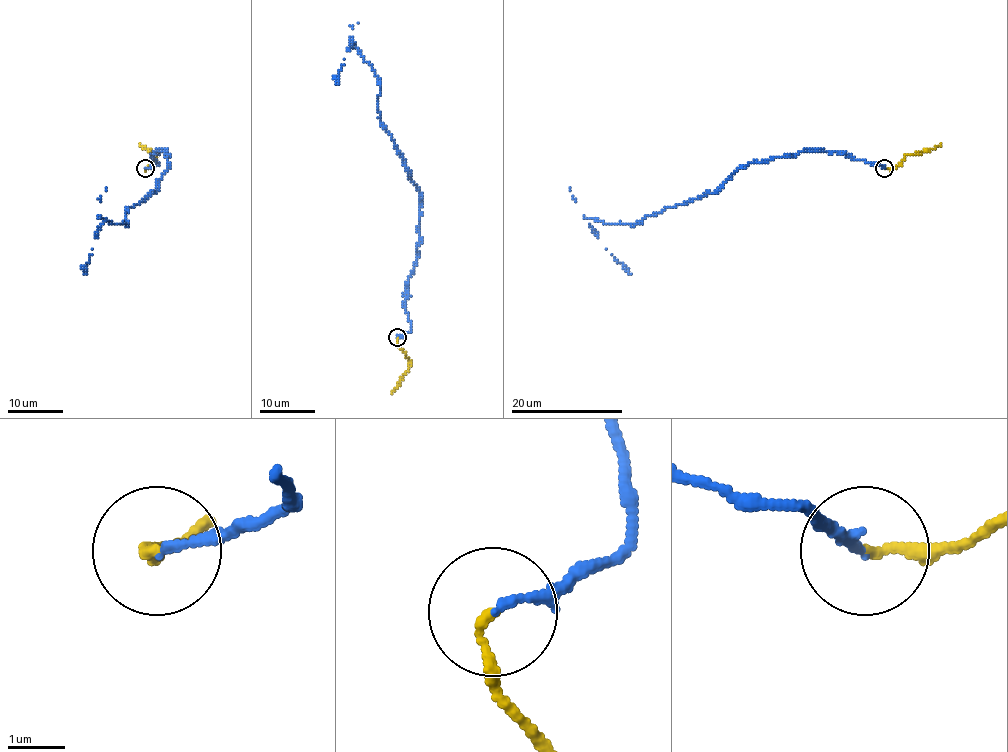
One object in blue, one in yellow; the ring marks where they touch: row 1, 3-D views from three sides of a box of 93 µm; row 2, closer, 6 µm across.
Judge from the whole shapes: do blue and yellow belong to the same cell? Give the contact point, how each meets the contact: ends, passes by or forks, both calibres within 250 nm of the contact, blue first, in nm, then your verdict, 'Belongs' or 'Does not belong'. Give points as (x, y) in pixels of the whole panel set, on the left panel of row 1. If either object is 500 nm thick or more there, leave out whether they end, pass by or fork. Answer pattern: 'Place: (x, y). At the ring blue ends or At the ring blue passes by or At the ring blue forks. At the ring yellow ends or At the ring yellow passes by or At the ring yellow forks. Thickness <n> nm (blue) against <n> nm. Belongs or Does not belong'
Place: (145, 168). At the ring blue ends. At the ring yellow ends. Thickness 140 nm (blue) against 160 nm. Belongs

